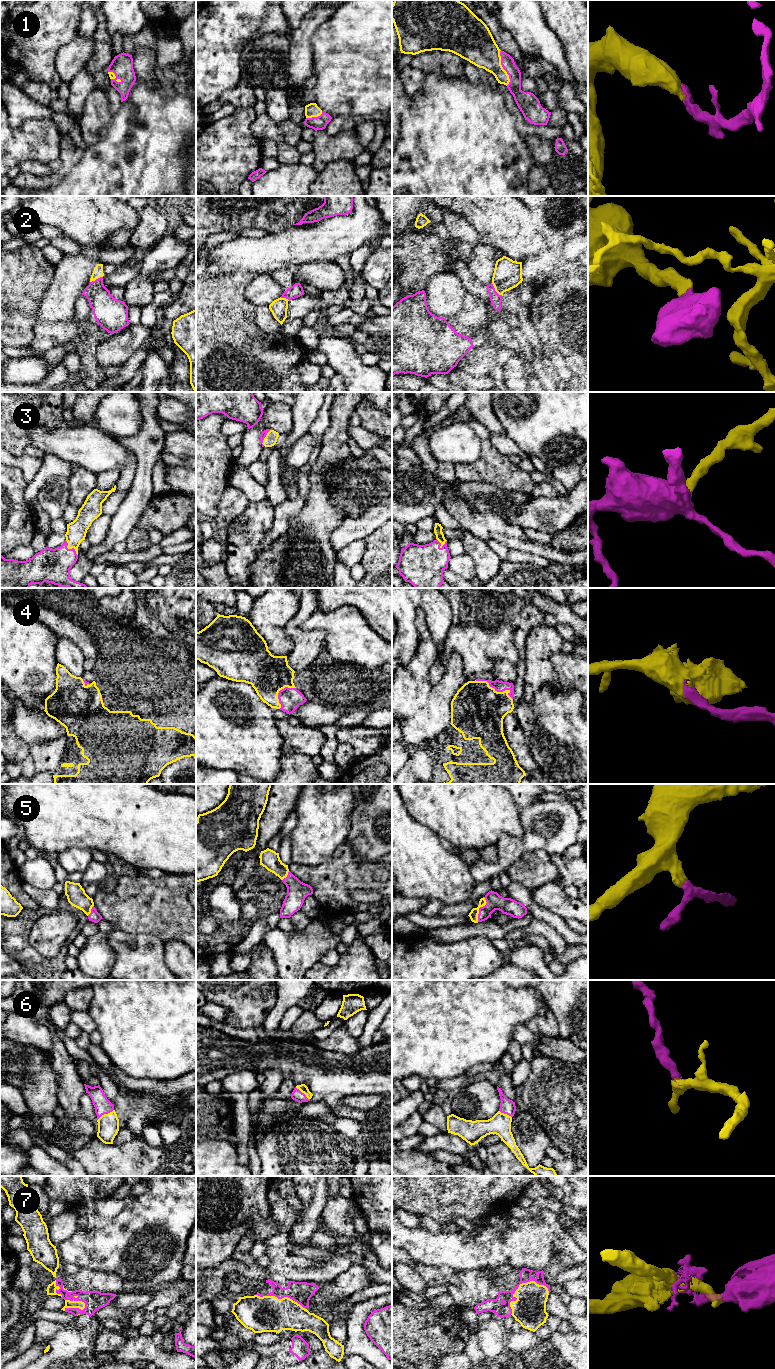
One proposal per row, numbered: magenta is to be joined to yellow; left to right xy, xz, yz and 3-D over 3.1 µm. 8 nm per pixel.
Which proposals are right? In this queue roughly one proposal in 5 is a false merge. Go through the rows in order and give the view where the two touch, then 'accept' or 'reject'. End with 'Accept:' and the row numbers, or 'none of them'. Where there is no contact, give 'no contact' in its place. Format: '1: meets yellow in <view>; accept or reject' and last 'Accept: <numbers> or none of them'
1: meets yellow in yz; accept
2: meets yellow in yz; accept
3: meets yellow in xy; accept
4: meets yellow in yz; accept
5: meets yellow in yz; accept
6: meets yellow in xy; accept
7: meets yellow in yz; reject
Accept: 1, 2, 3, 4, 5, 6

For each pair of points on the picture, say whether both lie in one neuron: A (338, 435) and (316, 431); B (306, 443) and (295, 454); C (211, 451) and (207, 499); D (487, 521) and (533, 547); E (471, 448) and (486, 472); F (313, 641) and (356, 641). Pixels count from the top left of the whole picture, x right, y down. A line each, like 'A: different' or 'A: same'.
A: different
B: same
C: same
D: same
E: different
F: different

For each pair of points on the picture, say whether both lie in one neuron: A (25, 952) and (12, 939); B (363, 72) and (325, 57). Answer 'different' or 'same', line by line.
A: same
B: same

